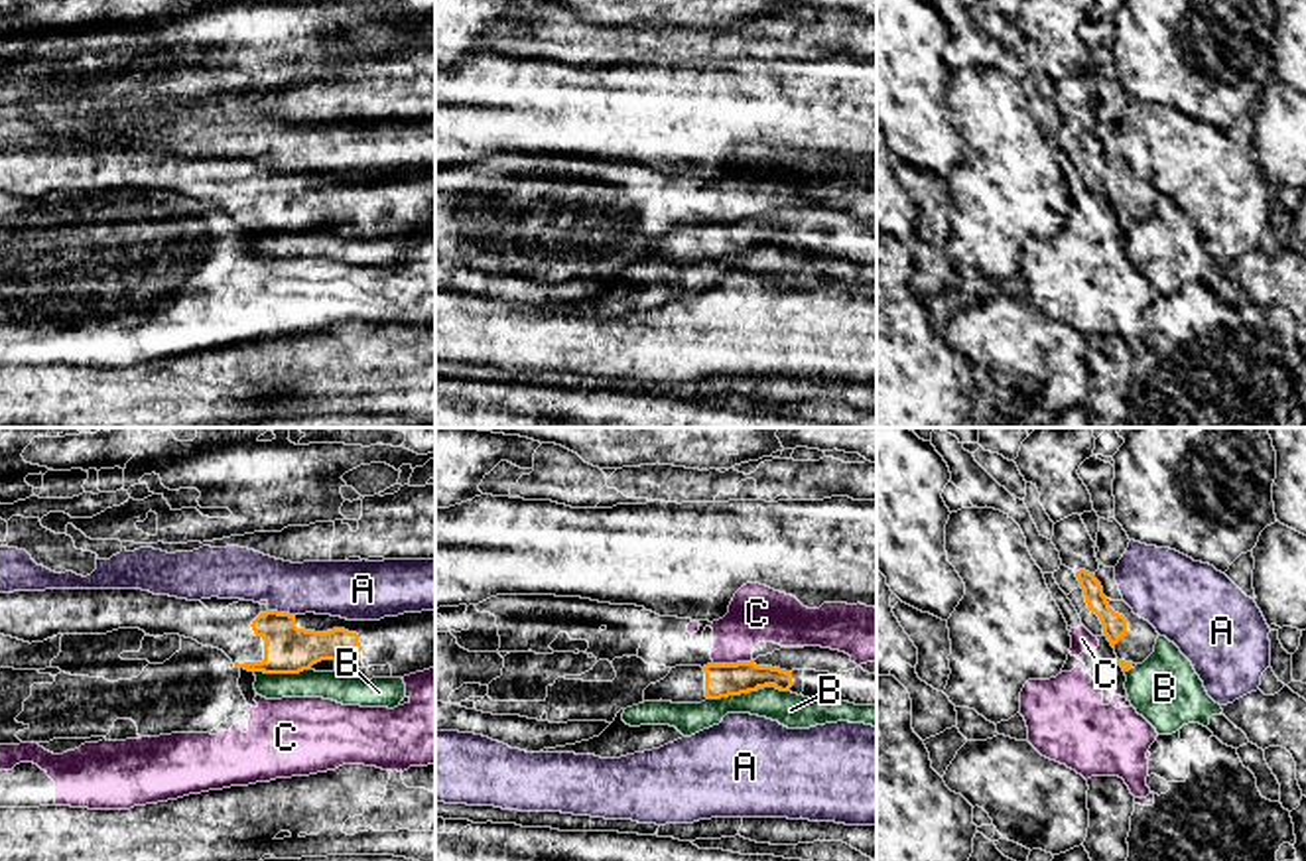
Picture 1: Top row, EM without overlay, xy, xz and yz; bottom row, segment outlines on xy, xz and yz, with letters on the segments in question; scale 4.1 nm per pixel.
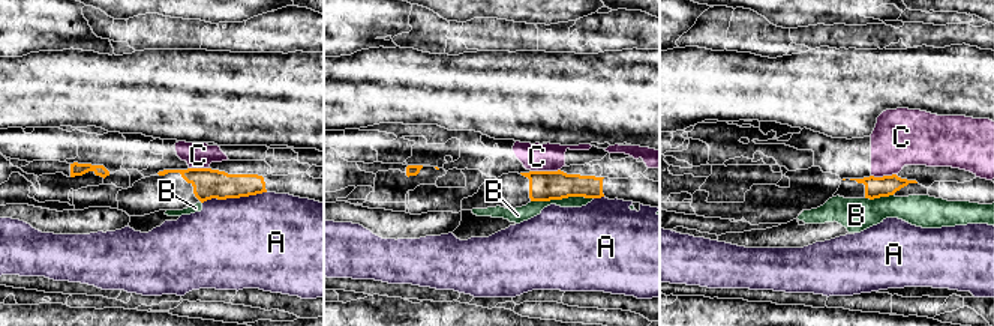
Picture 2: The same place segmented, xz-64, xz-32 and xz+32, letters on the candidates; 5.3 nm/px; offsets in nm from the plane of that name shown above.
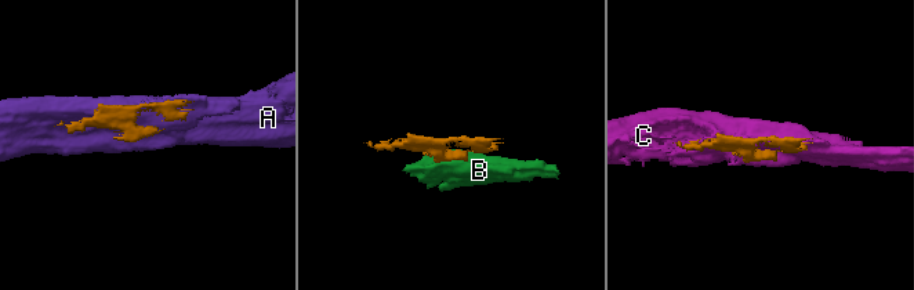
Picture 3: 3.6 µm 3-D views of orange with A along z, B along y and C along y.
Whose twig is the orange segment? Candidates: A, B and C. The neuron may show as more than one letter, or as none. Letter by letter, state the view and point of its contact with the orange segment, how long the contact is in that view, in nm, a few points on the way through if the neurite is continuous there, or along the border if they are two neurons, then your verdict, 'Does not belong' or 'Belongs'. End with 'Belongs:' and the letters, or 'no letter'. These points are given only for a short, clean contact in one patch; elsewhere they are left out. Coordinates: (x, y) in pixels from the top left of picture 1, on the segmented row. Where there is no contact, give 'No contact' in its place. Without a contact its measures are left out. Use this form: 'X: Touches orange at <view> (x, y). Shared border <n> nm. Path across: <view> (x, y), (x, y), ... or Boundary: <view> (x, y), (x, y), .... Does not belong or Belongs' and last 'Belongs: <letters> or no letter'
A: Touches orange at xy (282, 613). Shared border 110 nm. Does not belong
B: Touches orange at xy (280, 672). Shared border 220 nm. Boundary: xy (308, 668), (298, 672), (255, 672). Does not belong
C: Touches orange at xz (731, 664). Shared border 160 nm. Boundary: xz (751, 659), (714, 664). Does not belong
Belongs: no letter

